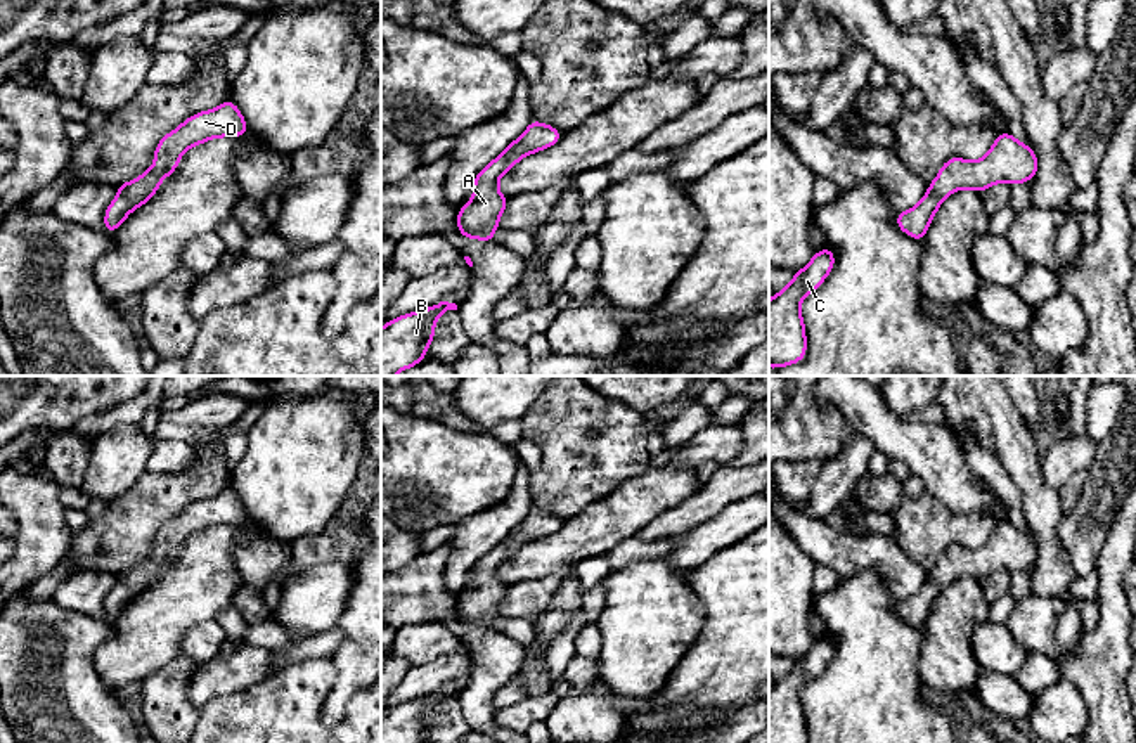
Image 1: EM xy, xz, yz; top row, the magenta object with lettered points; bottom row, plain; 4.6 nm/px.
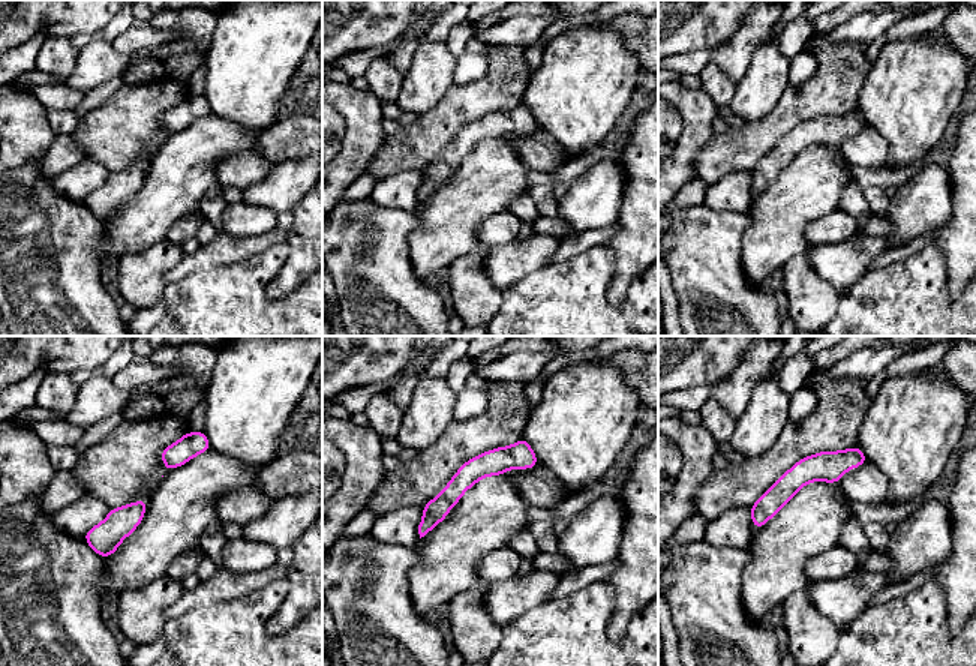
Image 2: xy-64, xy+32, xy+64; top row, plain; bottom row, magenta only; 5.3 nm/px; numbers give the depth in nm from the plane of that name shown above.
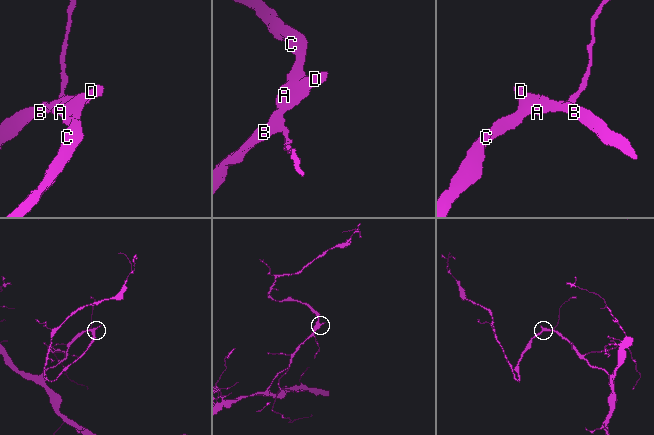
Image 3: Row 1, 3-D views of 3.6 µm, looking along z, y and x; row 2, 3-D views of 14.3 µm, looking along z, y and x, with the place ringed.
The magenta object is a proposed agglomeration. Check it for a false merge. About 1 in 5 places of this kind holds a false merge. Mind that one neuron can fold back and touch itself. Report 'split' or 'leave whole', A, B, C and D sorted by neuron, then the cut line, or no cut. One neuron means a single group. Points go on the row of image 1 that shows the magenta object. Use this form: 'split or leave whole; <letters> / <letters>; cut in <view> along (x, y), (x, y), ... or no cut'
leave whole; A B C D; no cut

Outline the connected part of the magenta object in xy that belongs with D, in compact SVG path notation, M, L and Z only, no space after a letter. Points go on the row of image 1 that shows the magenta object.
M230 99L211 111L201 111L187 118L158 142L152 168L133 182L118 184L118 196L104 213L104 230L107 234L116 232L135 208L145 204L158 192L161 180L175 173L187 149L210 139L244 137L248 133L246 120Z

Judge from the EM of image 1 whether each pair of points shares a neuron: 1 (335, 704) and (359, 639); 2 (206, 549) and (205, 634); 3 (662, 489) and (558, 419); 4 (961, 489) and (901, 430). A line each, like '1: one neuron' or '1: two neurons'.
1: one neuron
2: two neurons
3: two neurons
4: one neuron

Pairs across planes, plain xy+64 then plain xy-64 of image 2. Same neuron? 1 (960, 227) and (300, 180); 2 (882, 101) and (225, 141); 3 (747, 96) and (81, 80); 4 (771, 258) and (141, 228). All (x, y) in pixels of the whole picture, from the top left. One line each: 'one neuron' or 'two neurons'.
1: two neurons
2: two neurons
3: one neuron
4: one neuron

